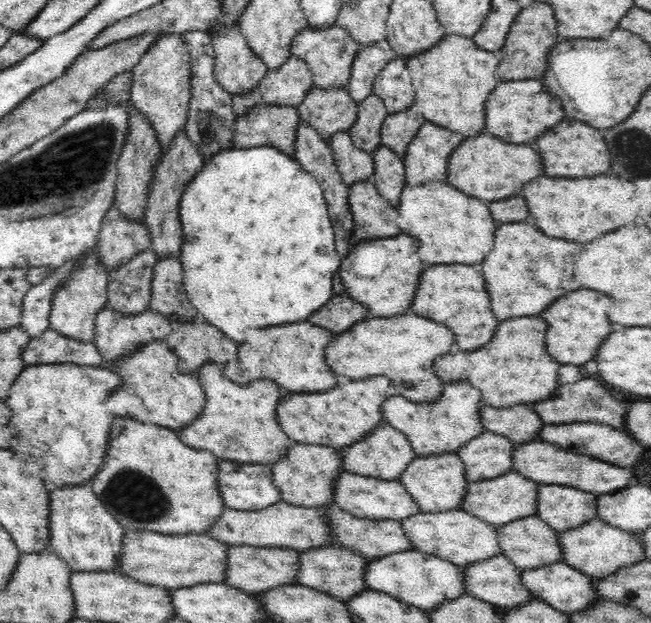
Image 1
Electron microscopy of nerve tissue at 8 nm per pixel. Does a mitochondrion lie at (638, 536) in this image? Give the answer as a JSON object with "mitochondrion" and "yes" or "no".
{"mitochondrion":"no"}

